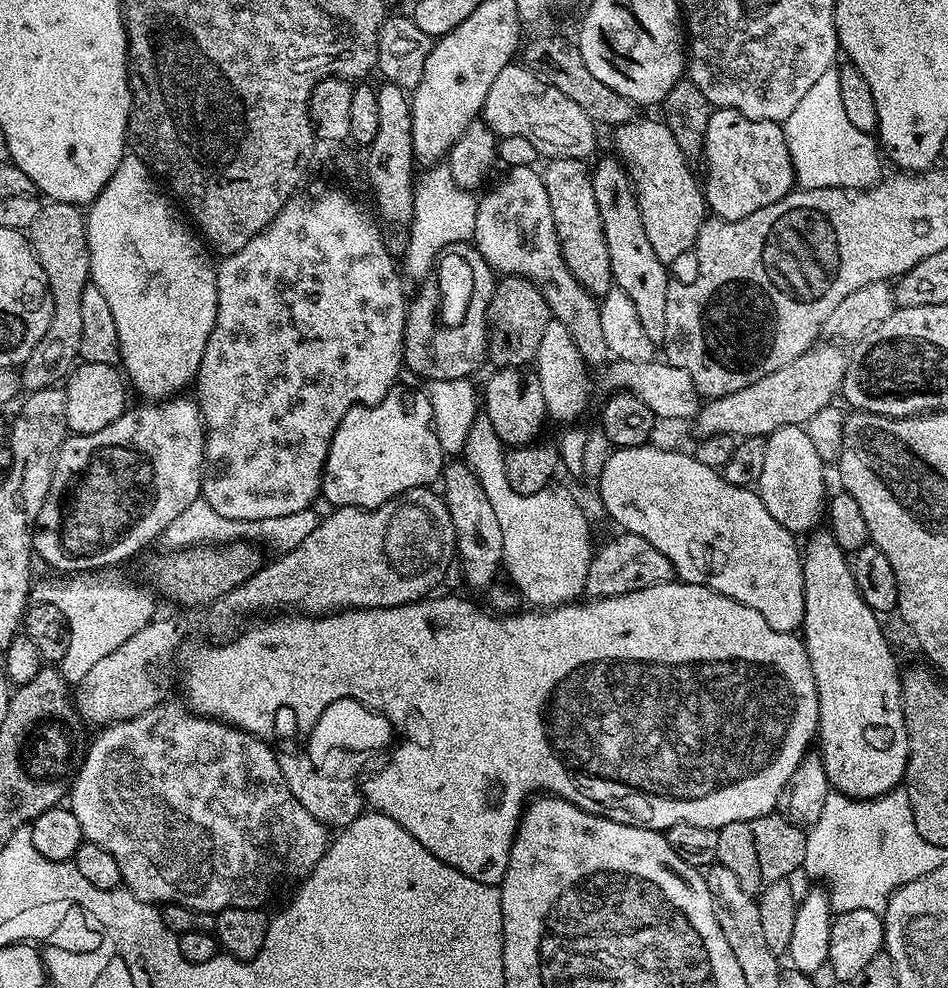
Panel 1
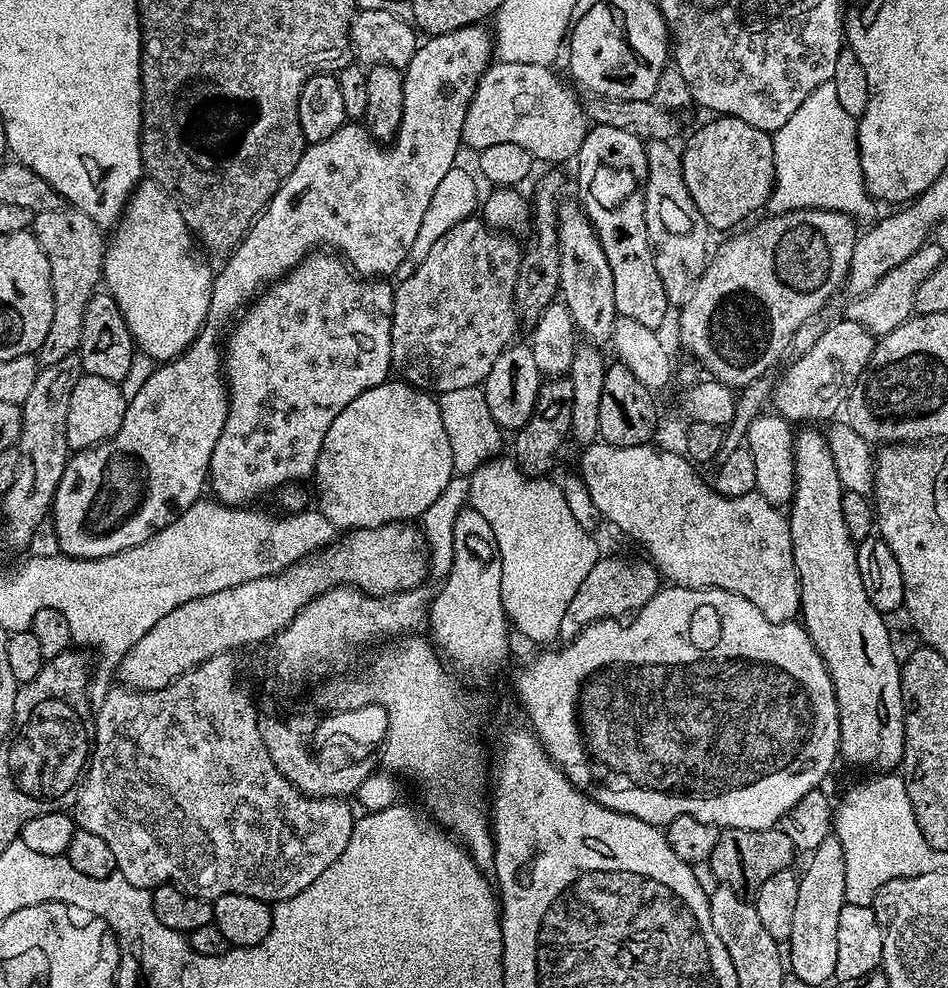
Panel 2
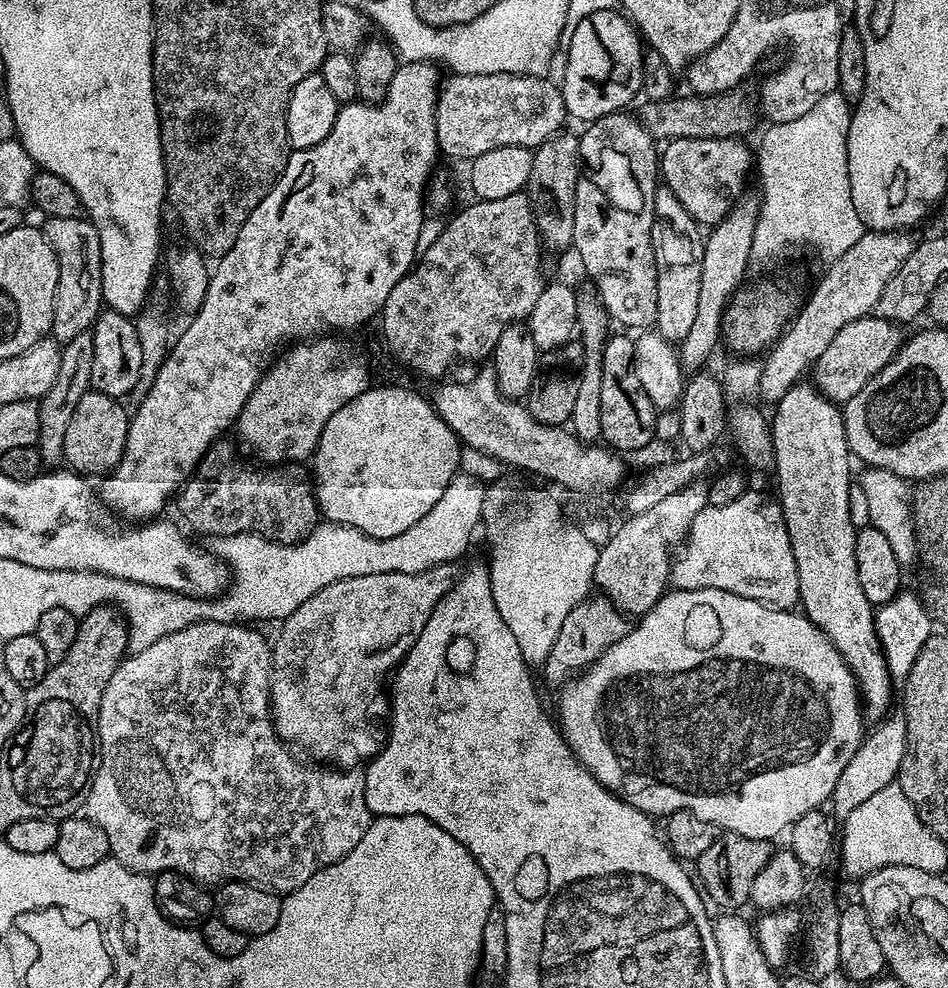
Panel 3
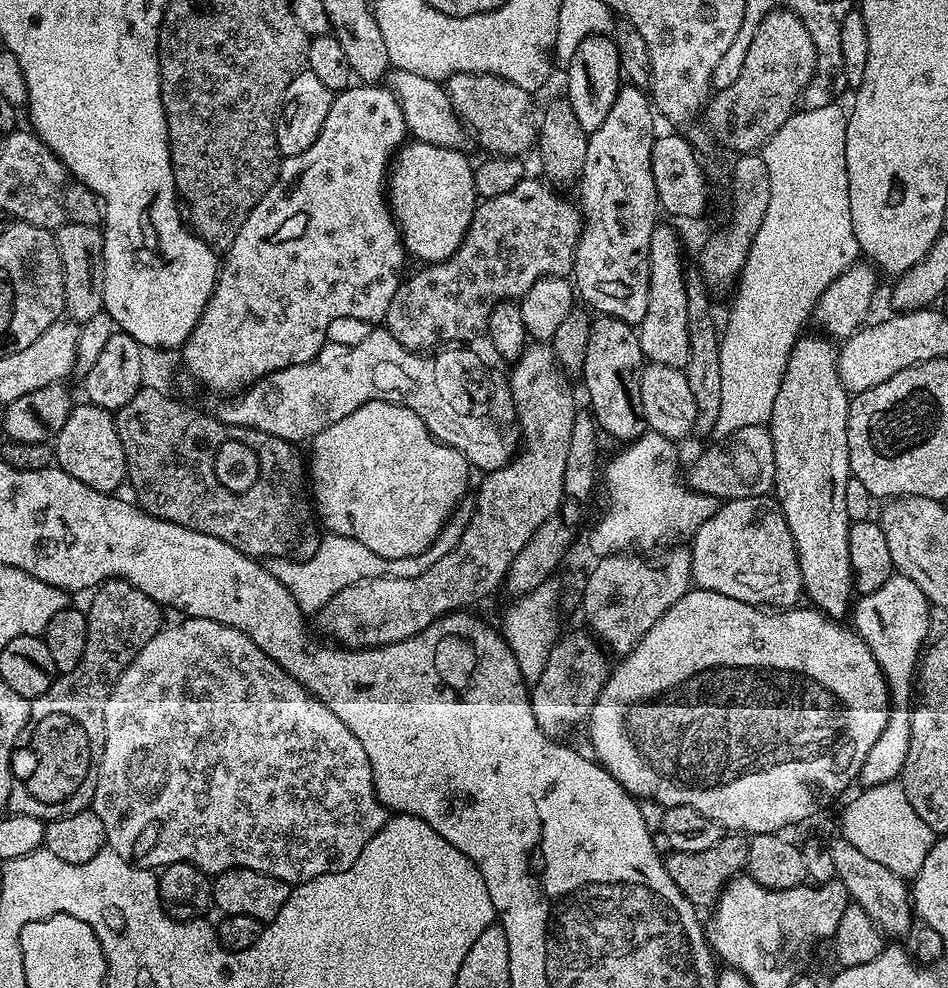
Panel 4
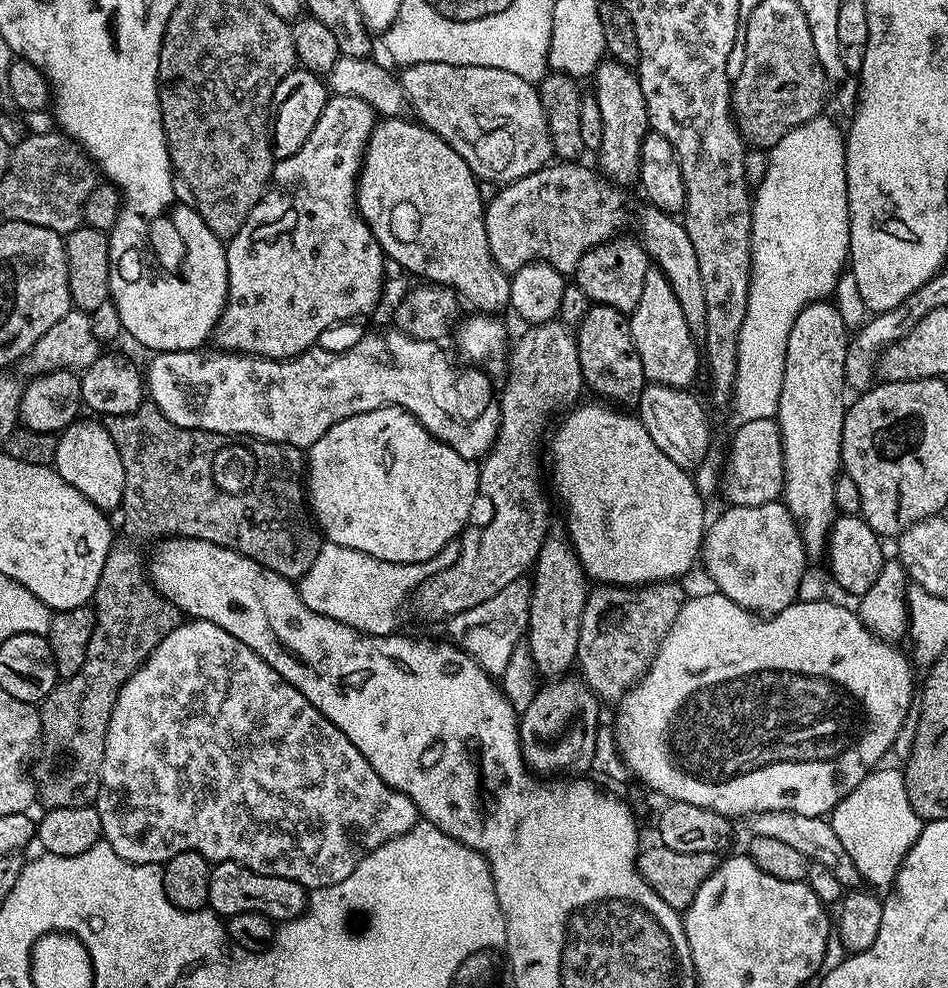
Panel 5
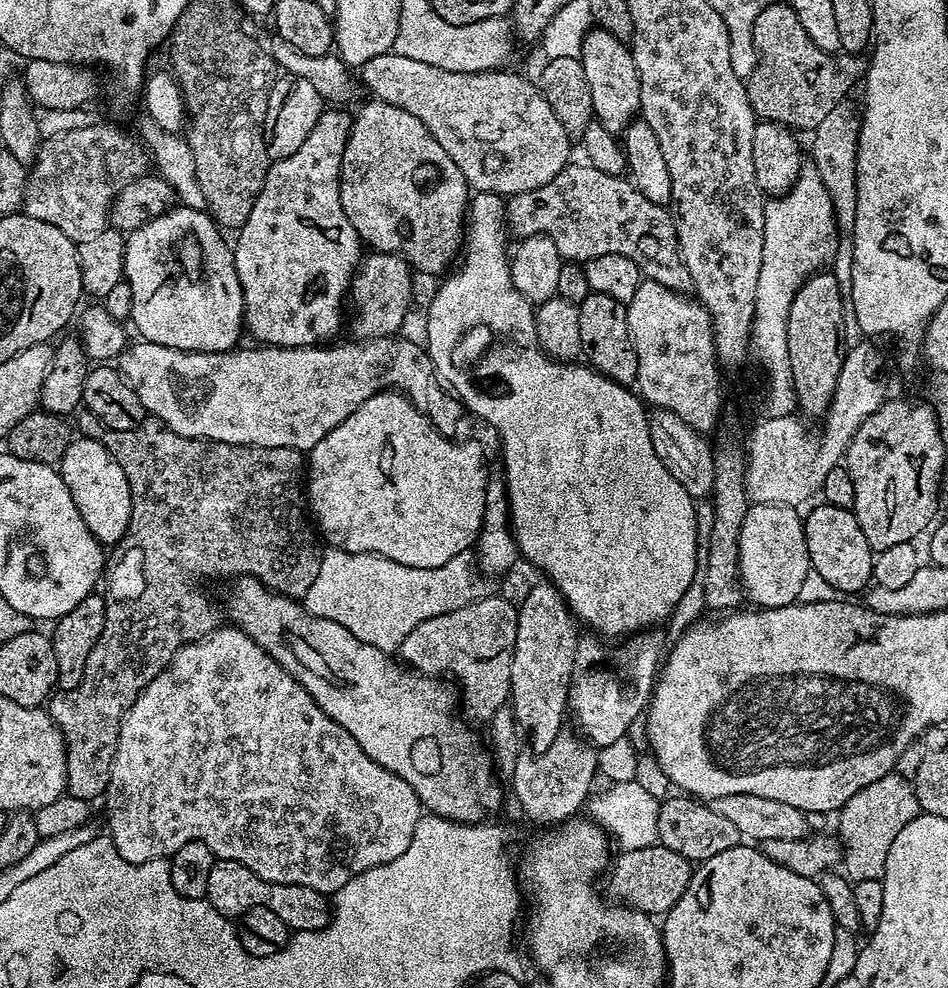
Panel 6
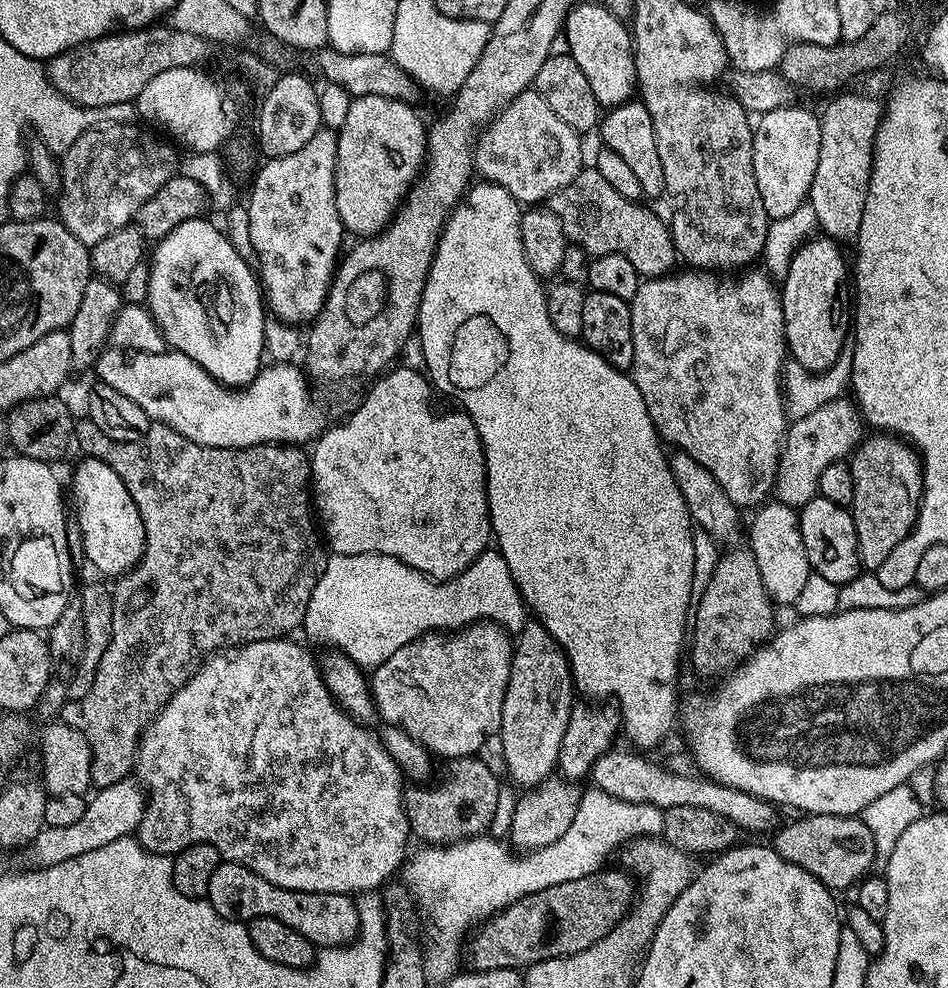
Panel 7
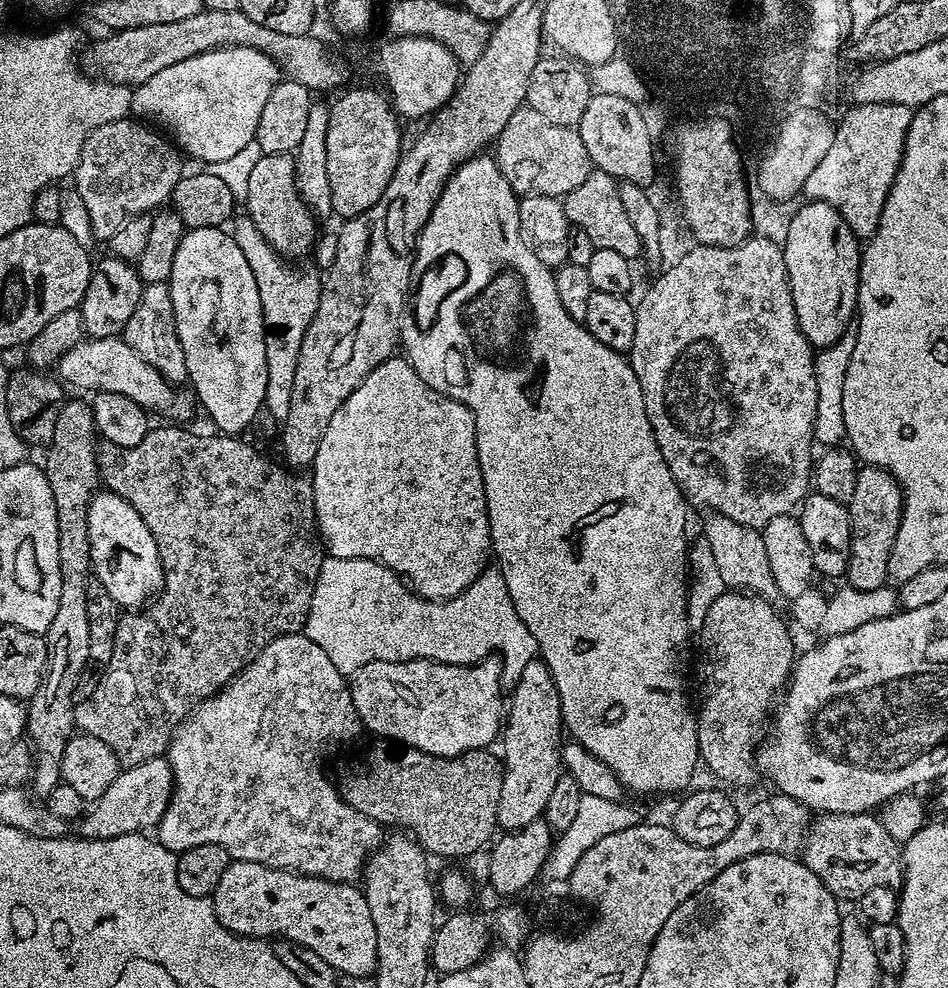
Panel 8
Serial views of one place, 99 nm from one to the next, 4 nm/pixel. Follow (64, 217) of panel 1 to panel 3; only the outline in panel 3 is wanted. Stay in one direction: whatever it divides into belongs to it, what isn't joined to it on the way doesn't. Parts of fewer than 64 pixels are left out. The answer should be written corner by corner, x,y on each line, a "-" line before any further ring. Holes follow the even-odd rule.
47,217
43,221
44,237
50,242
58,258
58,286
54,298
54,318
52,319
51,339
65,345
72,338
89,331
96,317
102,311
102,250
98,230
91,220
78,218

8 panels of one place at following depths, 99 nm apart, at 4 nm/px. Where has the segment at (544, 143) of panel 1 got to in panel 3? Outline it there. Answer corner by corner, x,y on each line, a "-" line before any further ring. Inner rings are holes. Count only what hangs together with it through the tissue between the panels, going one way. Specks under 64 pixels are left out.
522,74
449,75
436,97
436,133
440,151
464,162
502,146
535,150
565,127
564,95
544,76

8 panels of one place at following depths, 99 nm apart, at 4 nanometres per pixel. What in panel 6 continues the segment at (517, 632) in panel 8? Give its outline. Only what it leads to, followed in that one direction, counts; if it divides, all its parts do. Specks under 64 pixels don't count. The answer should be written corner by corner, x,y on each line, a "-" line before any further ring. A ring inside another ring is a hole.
329,547
322,566
318,566
318,578
314,578
302,603
318,618
330,618
330,622
346,626
362,643
392,654
406,642
406,634
418,622
438,618
438,614
450,614
450,610
462,610
462,606
489,595
487,583
472,550
454,554
441,568
415,568
378,554
343,552

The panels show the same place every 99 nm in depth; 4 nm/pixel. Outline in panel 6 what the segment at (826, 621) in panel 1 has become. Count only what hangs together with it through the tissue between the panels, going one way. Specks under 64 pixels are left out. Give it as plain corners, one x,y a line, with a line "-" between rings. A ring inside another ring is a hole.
821,270
807,280
800,287
794,302
790,306
790,318
786,330
786,342
790,350
790,374
794,378
794,390
796,391
796,403
799,411
809,412
816,418
823,417
828,411
834,386
838,386
838,374
842,370
844,361
845,340
841,332
841,325
846,319
846,296
840,293
840,280
829,270

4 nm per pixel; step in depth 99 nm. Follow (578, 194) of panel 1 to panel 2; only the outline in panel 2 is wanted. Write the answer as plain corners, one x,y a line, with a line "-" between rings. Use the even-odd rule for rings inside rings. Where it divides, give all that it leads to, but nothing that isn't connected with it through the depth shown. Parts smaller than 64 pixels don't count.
561,201
558,222
560,296
571,314
575,329
596,346
607,345
619,312
614,295
614,278
588,216
577,201

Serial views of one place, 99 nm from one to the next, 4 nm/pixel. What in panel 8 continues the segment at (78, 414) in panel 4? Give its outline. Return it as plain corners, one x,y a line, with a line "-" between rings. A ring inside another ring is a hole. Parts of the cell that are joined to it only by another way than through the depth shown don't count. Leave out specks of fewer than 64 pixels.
97,491
90,502
90,562
95,580
102,582
110,598
124,610
140,610
164,586
164,567
158,546
146,530
146,522
138,518
138,510
116,492

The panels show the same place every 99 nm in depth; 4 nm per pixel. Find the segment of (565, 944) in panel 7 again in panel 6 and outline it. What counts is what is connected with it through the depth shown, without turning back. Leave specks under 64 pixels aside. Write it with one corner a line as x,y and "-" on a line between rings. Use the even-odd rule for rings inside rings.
657,842
642,850
621,851
619,855
617,860
615,857
611,861
606,872
607,895
613,901
660,918
672,909
674,902
678,902
682,894
686,894
694,864
693,861
682,858
682,854
674,854
674,850
666,850

